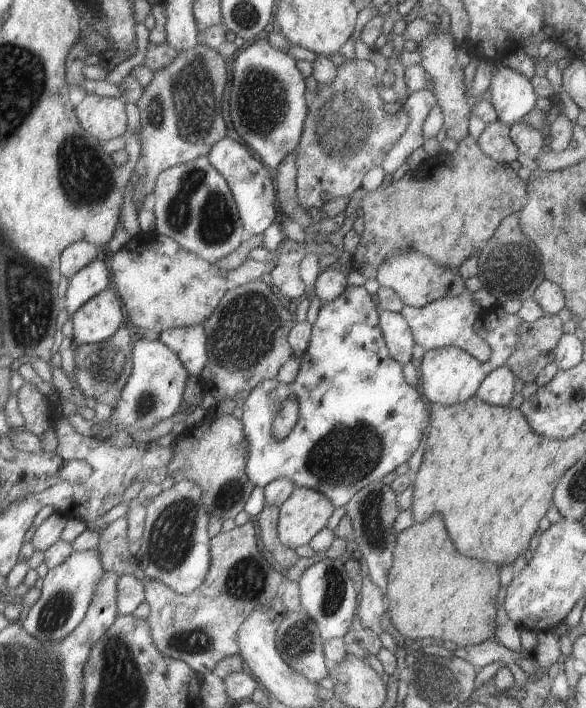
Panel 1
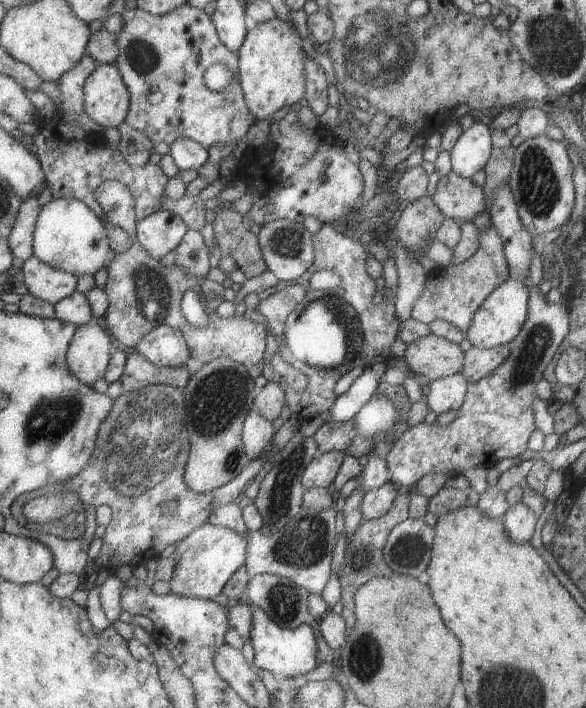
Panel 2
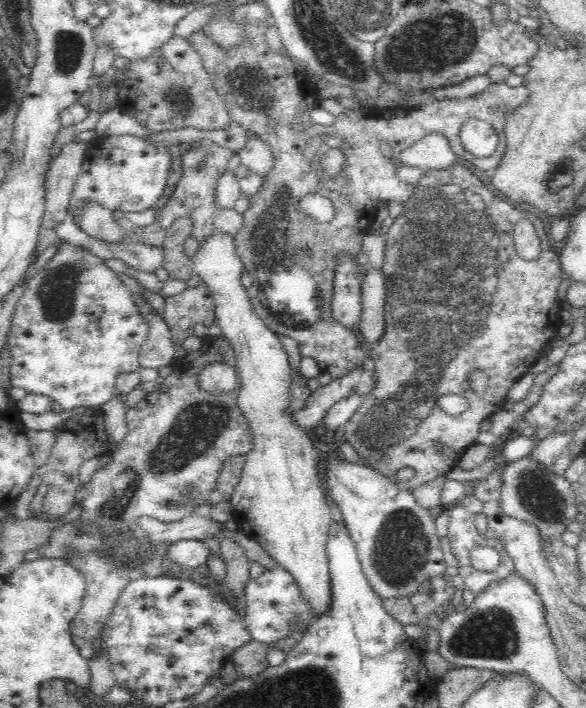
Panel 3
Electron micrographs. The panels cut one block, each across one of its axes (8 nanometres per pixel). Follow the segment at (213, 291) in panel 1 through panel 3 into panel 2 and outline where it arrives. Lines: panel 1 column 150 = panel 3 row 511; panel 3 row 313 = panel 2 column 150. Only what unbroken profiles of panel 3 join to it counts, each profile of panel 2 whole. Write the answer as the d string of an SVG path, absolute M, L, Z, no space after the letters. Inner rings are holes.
M165 209L140 219L137 228L138 246L157 260L176 250L190 229L184 218Z

